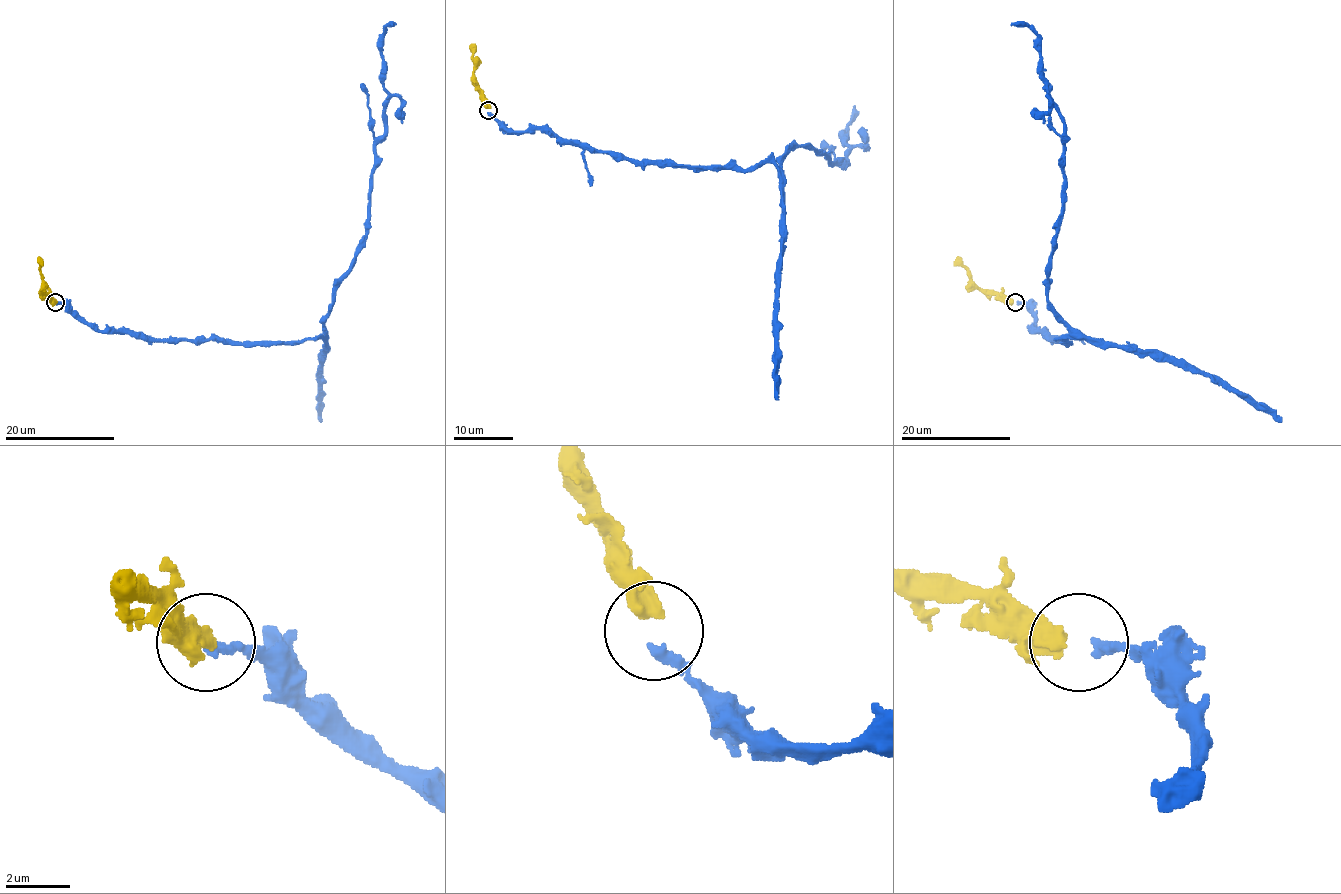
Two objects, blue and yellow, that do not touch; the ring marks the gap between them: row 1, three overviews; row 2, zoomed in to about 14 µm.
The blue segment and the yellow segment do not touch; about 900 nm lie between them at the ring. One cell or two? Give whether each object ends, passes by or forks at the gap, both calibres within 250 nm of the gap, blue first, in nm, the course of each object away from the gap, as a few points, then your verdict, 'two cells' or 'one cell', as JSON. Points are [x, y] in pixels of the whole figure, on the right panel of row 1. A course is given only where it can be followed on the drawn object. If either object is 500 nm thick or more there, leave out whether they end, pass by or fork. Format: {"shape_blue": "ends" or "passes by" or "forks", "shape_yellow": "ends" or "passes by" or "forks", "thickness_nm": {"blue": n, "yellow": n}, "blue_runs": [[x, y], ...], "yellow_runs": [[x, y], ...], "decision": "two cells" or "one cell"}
{"thickness_nm": {"blue": 320, "yellow": 600}, "blue_runs": [[1016, 301], [1034, 316], [1033, 331], [1070, 342], [1048, 300], [1064, 119], [1045, 88], [1040, 38], [1011, 23]], "yellow_runs": [[1012, 301], [979, 289], [958, 256]], "decision": "one cell"}

